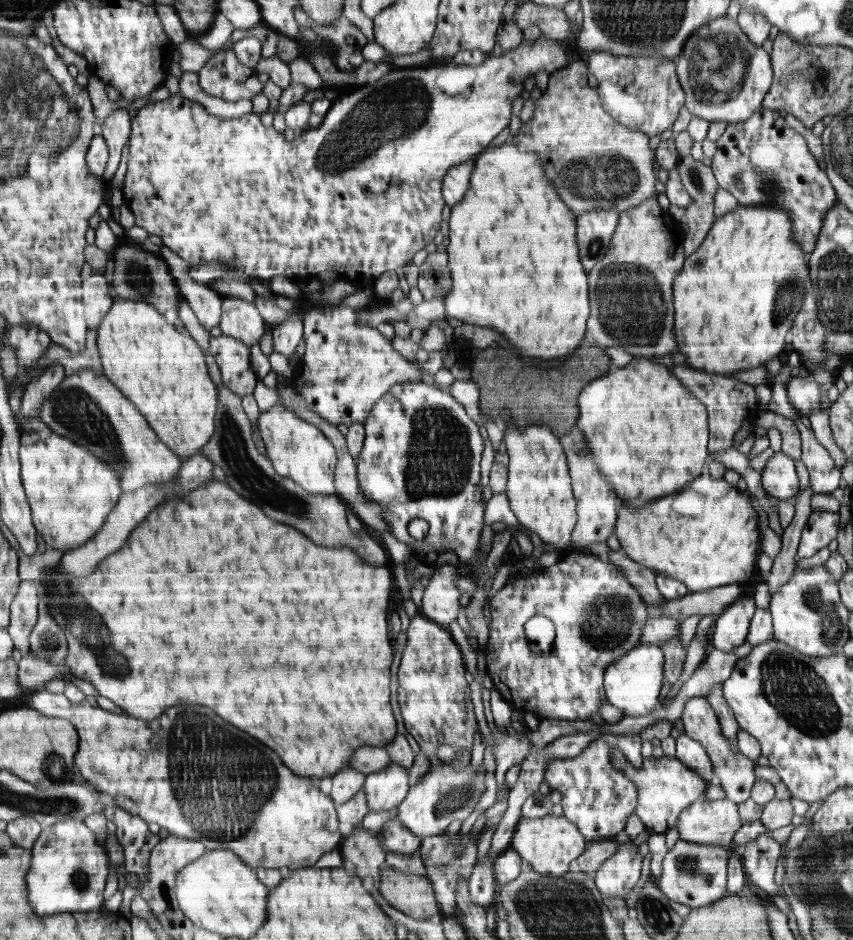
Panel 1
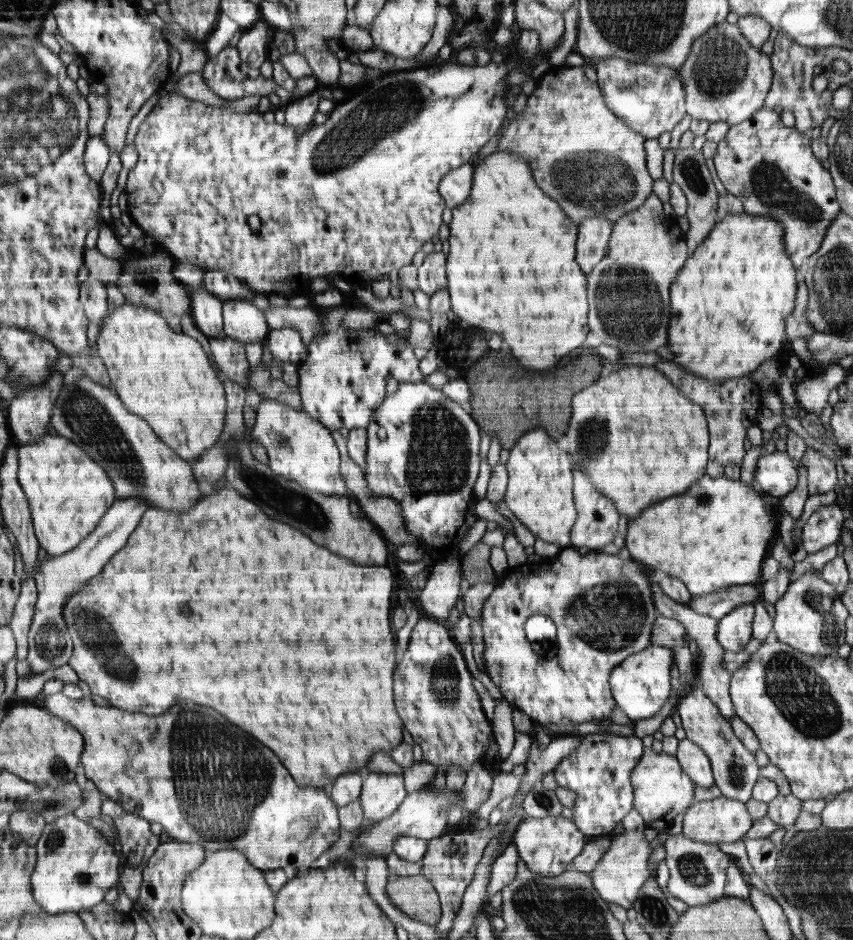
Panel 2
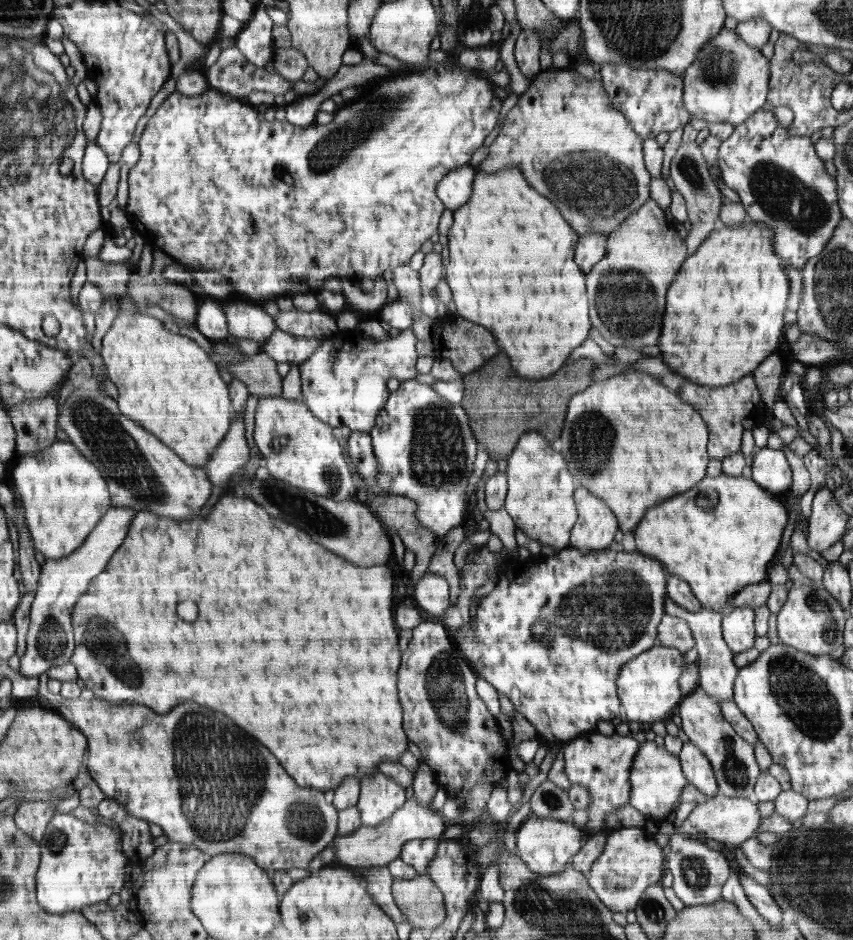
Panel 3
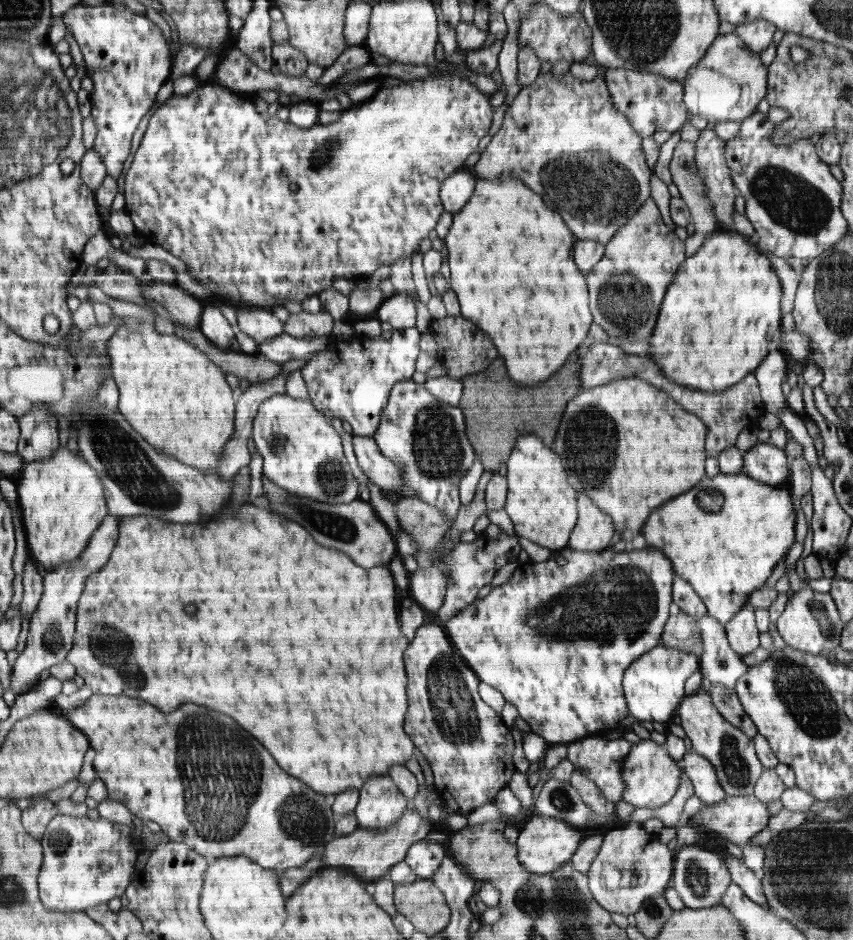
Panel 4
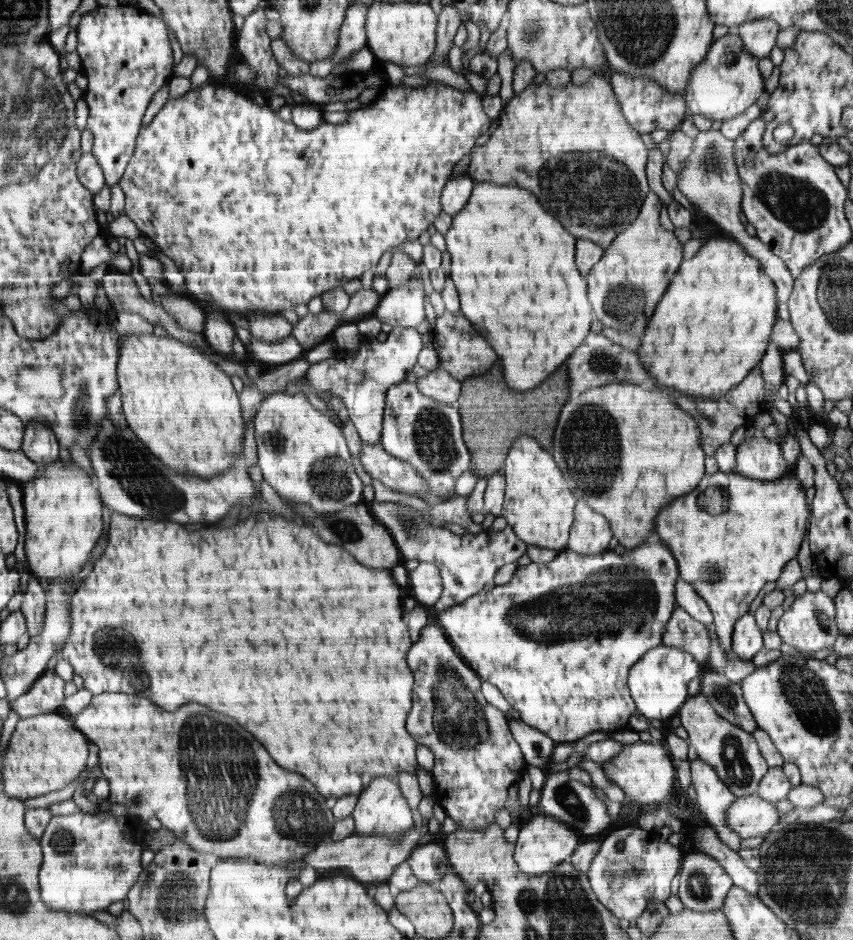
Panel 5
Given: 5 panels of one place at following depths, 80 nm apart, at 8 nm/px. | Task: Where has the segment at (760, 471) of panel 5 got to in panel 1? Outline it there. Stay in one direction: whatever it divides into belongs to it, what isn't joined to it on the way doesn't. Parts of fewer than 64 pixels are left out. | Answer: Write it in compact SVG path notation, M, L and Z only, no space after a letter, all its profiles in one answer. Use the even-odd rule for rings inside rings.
M782 452L768 459L761 474L763 488L778 501L792 498L800 492L800 482L792 460Z

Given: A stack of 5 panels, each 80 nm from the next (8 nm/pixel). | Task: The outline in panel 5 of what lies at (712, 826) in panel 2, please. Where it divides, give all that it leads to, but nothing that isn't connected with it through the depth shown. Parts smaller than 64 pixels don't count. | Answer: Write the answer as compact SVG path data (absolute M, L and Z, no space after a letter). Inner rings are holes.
M754 794L736 797L727 808L725 821L741 839L746 839L767 835L780 816L775 803Z

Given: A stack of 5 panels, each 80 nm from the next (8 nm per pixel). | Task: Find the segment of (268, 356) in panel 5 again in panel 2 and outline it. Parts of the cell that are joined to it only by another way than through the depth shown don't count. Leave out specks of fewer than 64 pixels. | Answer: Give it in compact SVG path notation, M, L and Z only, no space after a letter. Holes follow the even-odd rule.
M294 327L271 329L266 342L272 356L282 362L301 363L306 358L307 348Z

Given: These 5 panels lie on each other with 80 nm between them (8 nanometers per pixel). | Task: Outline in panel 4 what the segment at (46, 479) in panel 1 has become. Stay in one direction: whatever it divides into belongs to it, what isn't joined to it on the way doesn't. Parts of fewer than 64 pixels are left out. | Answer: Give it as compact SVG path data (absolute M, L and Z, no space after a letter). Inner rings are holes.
M58 447L50 458L27 461L23 473L16 477L14 483L17 488L28 552L37 565L40 562L44 566L47 573L53 568L79 559L86 550L87 544L90 543L91 536L110 512L107 508L107 500L104 500L104 484L97 475L96 469L92 468L82 455L70 451L68 447Z

